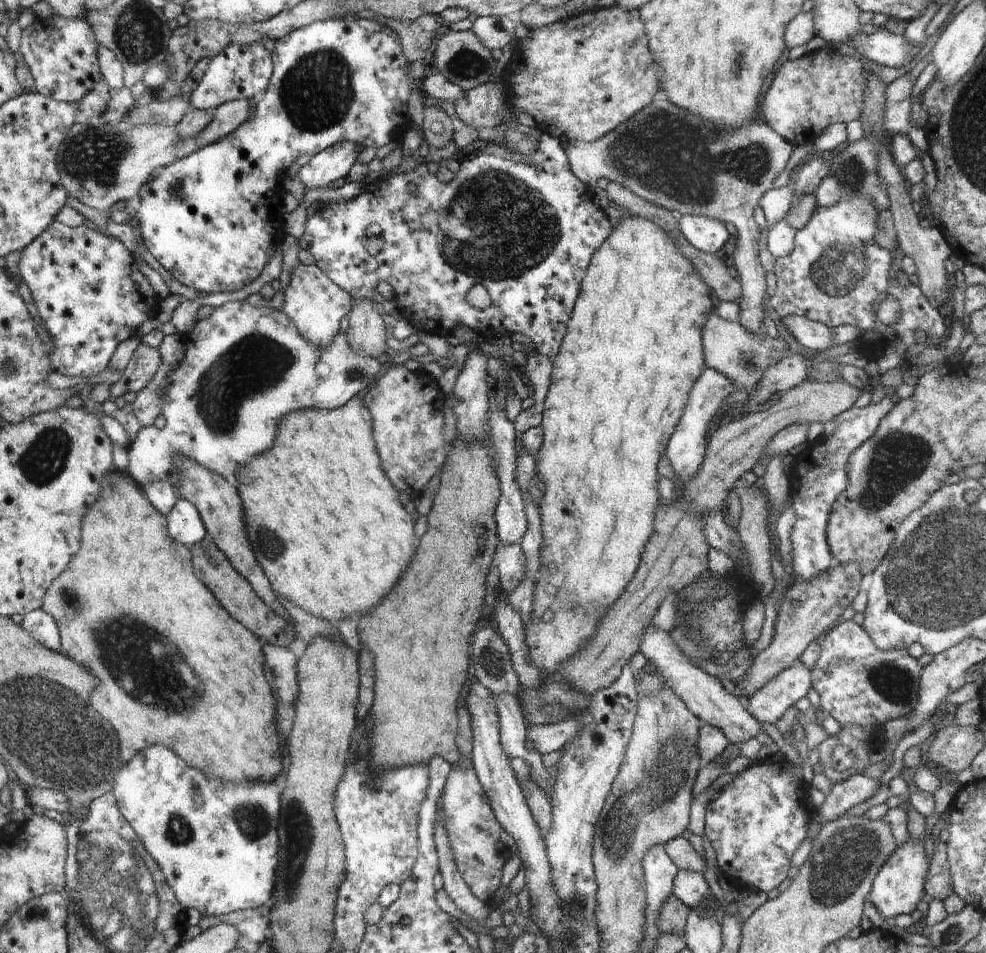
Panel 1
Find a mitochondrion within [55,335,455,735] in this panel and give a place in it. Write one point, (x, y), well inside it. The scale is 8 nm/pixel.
(135, 659)

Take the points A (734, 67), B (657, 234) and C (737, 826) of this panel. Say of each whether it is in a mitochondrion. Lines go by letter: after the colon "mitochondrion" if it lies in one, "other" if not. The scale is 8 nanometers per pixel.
A: mitochondrion
B: other
C: other

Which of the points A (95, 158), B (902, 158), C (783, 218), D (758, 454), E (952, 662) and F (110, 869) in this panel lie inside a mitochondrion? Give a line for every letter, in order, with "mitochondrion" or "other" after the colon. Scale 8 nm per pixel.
A: mitochondrion
B: other
C: other
D: other
E: other
F: mitochondrion

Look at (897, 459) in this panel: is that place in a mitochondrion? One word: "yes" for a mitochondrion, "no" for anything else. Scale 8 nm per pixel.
yes

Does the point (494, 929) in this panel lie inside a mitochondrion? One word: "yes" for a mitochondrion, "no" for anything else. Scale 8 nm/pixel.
no

